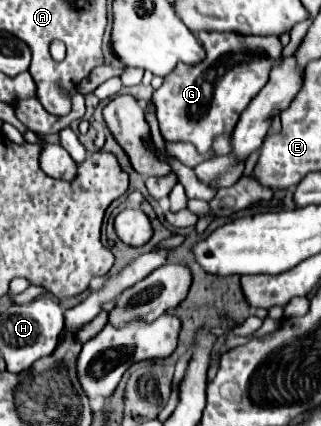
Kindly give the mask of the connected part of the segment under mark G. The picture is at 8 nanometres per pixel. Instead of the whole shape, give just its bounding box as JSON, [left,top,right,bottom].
[153,30,281,154]

